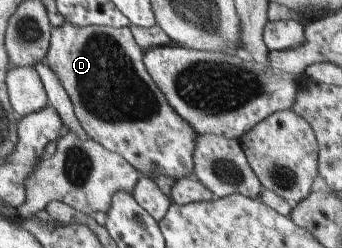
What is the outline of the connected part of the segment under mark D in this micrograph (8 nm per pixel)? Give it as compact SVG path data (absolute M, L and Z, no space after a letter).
M64 22L61 26L53 27L50 30L50 37L48 40L48 47L44 56L44 64L51 68L47 68L48 72L56 73L60 80L63 90L67 93L69 100L72 104L72 109L75 118L81 125L81 128L85 131L85 134L89 139L98 142L103 148L106 148L109 152L113 151L117 153L121 158L125 159L138 173L144 177L151 178L157 171L166 174L171 178L177 180L181 177L191 176L193 163L192 163L192 150L194 142L197 141L197 134L193 132L193 129L185 122L170 106L162 95L162 92L155 86L153 80L149 76L149 73L145 70L142 63L142 54L140 46L133 40L131 31L128 27L113 28L105 25L89 25L86 27L78 27L77 25Z

